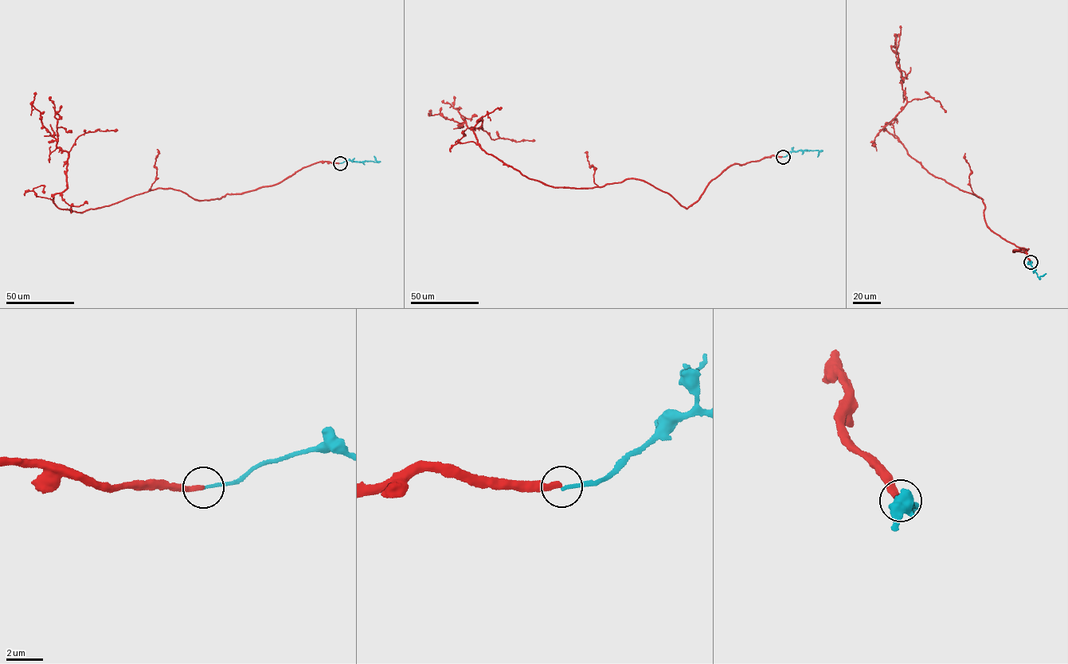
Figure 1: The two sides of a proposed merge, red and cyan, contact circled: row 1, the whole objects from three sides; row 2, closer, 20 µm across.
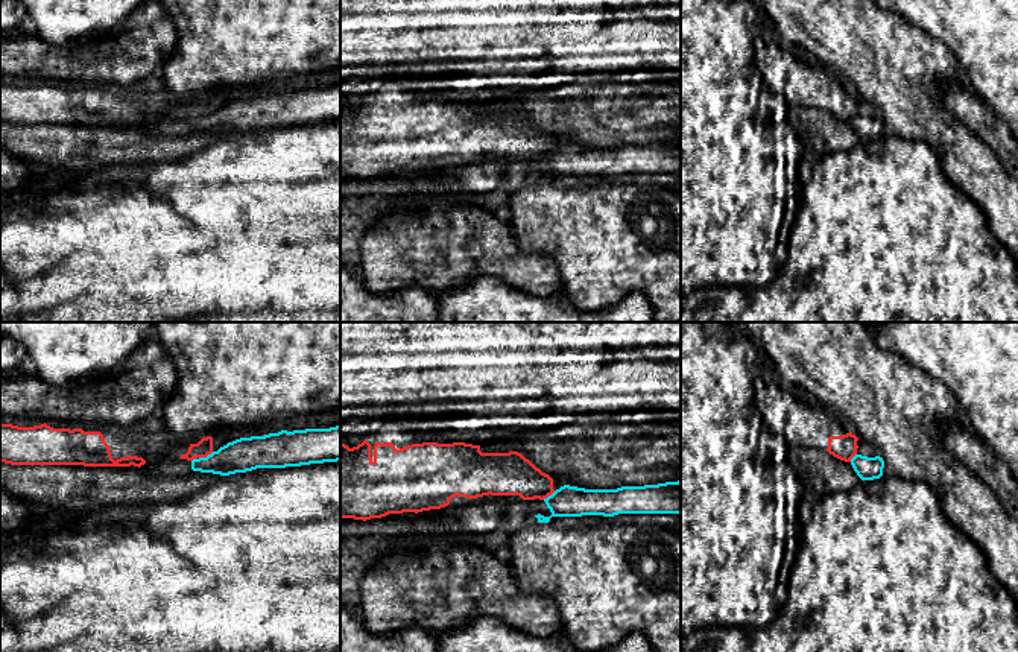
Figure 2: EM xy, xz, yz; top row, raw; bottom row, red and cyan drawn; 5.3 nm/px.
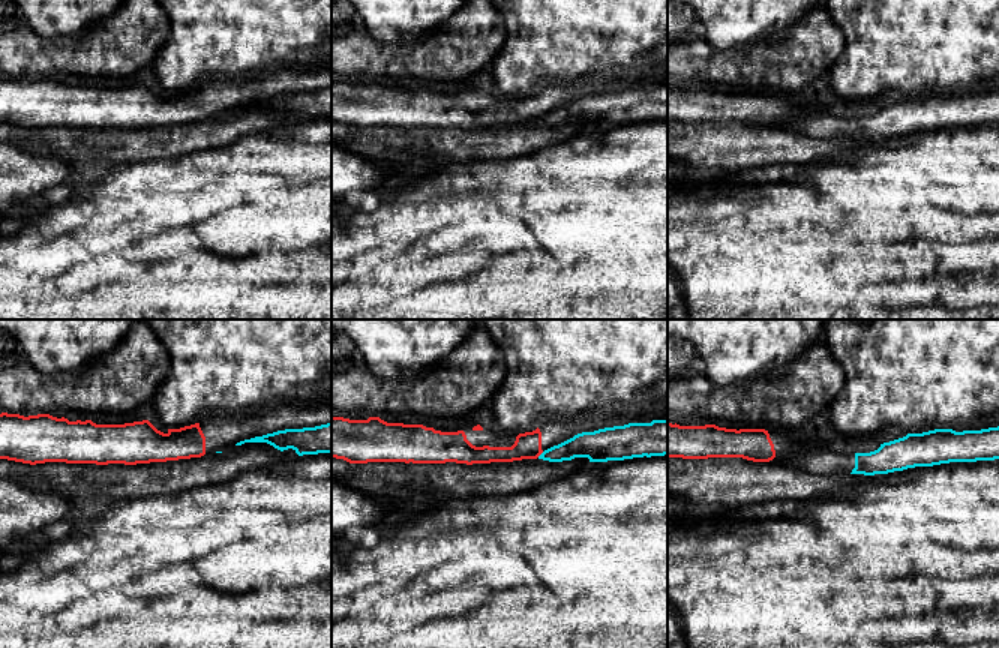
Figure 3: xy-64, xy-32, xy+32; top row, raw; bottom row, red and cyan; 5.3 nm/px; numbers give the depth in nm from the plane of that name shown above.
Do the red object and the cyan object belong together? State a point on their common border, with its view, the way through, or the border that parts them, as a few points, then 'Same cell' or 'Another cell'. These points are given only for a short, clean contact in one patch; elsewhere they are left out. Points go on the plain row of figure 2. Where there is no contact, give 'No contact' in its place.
Touches red at xy (205, 116). Boundary: xy (213, 111), (199, 117). Another cell

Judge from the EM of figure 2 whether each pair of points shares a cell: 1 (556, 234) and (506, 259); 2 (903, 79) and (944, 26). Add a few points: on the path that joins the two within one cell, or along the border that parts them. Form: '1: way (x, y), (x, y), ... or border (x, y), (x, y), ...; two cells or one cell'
1: border (506, 219), (523, 250), (543, 253), (556, 265); two cells
2: border (904, 18), (936, 38), (951, 53), (957, 66); two cells

